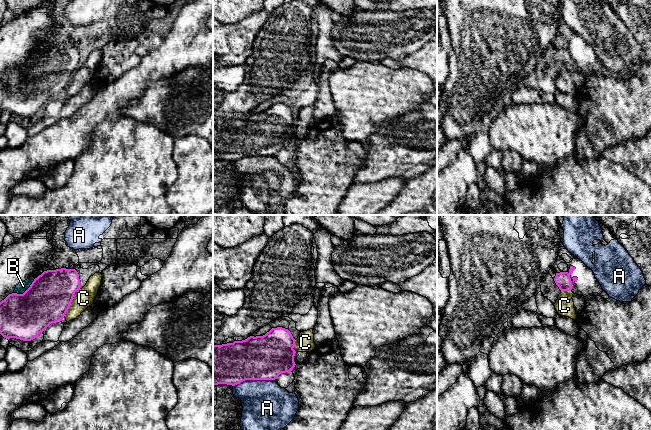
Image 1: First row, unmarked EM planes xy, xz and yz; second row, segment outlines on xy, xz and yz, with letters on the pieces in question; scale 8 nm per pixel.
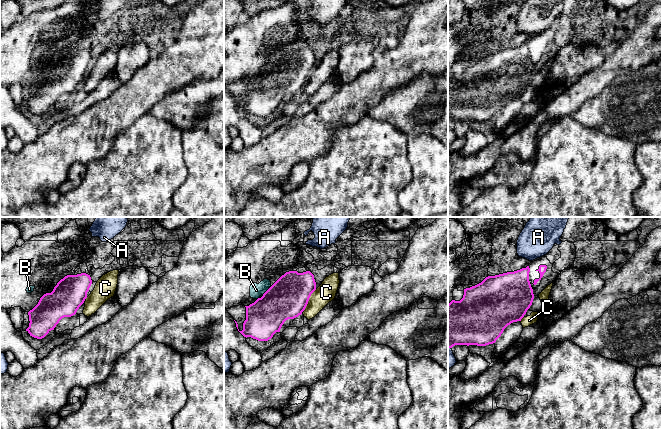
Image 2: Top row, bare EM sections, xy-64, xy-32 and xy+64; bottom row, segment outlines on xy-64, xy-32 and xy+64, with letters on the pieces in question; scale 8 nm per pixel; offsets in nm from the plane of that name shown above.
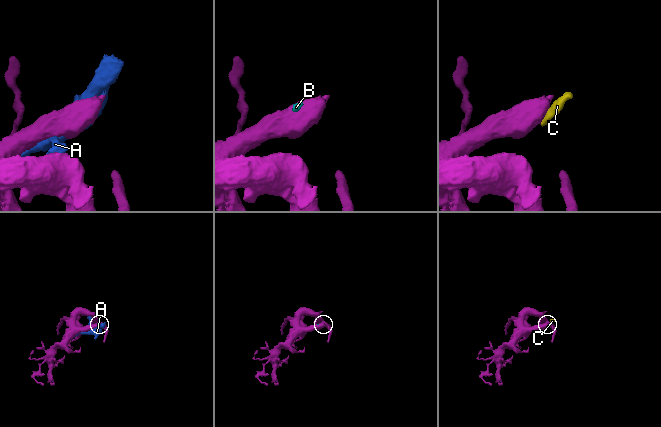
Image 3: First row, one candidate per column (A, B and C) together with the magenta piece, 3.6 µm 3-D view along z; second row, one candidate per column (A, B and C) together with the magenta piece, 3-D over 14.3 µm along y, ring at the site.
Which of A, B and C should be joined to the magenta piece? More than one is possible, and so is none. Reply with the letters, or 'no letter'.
no letter

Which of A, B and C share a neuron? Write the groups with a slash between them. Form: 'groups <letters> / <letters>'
groups A / B / C

